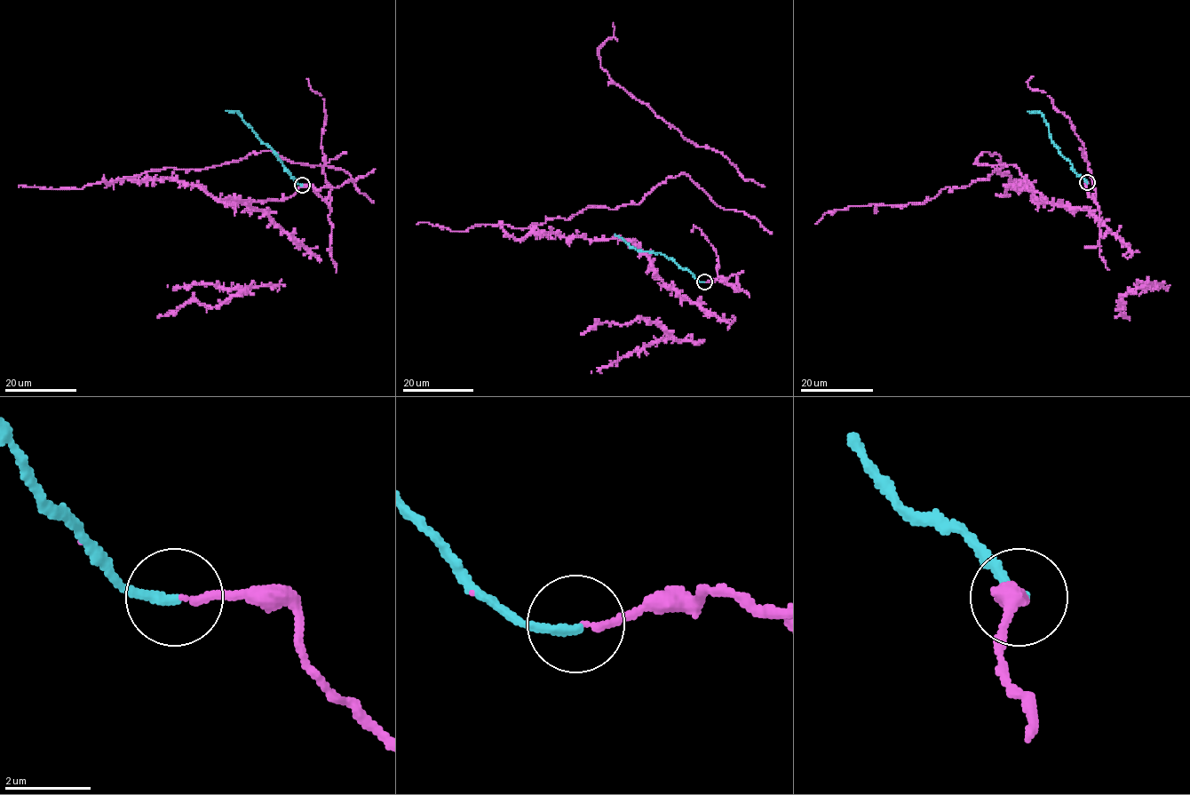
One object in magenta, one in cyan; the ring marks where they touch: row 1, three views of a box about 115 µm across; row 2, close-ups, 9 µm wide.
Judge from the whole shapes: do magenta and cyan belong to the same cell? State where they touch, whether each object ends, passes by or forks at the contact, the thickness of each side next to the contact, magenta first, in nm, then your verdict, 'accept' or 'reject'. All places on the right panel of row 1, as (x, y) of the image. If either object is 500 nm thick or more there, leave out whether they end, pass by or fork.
place (1087, 182); magenta ends; cyan ends; calibres 160 and 240 nm; accept

